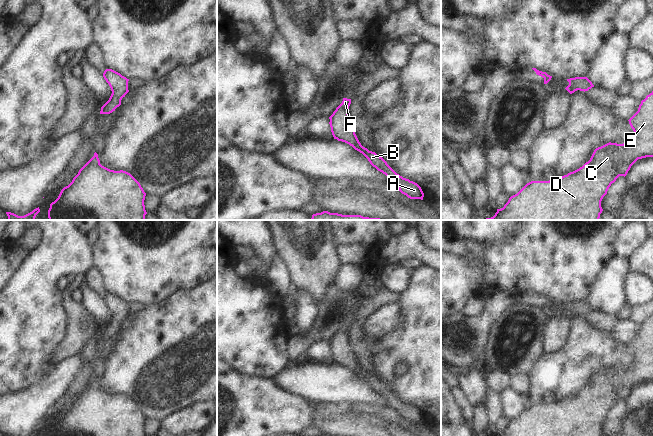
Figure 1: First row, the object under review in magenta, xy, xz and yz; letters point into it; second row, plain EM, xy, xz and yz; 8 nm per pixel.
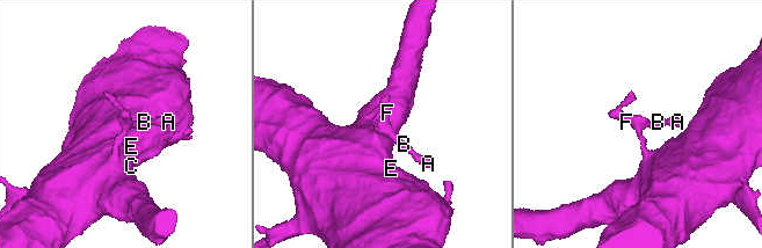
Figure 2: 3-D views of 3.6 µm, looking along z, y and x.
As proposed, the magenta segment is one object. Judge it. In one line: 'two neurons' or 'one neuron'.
one neuron

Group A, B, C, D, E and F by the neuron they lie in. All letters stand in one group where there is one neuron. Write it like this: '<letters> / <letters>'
A B C D E F

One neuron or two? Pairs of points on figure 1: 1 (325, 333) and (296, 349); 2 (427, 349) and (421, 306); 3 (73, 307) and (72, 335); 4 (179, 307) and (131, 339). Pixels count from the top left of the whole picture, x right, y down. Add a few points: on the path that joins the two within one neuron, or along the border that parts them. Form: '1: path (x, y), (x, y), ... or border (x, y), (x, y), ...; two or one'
1: path (318, 333), (315, 333), (303, 342); one
2: path (427, 338), (425, 317); one
3: path (73, 314), (73, 328); one
4: path (169, 319), (149, 339), (143, 339); one

